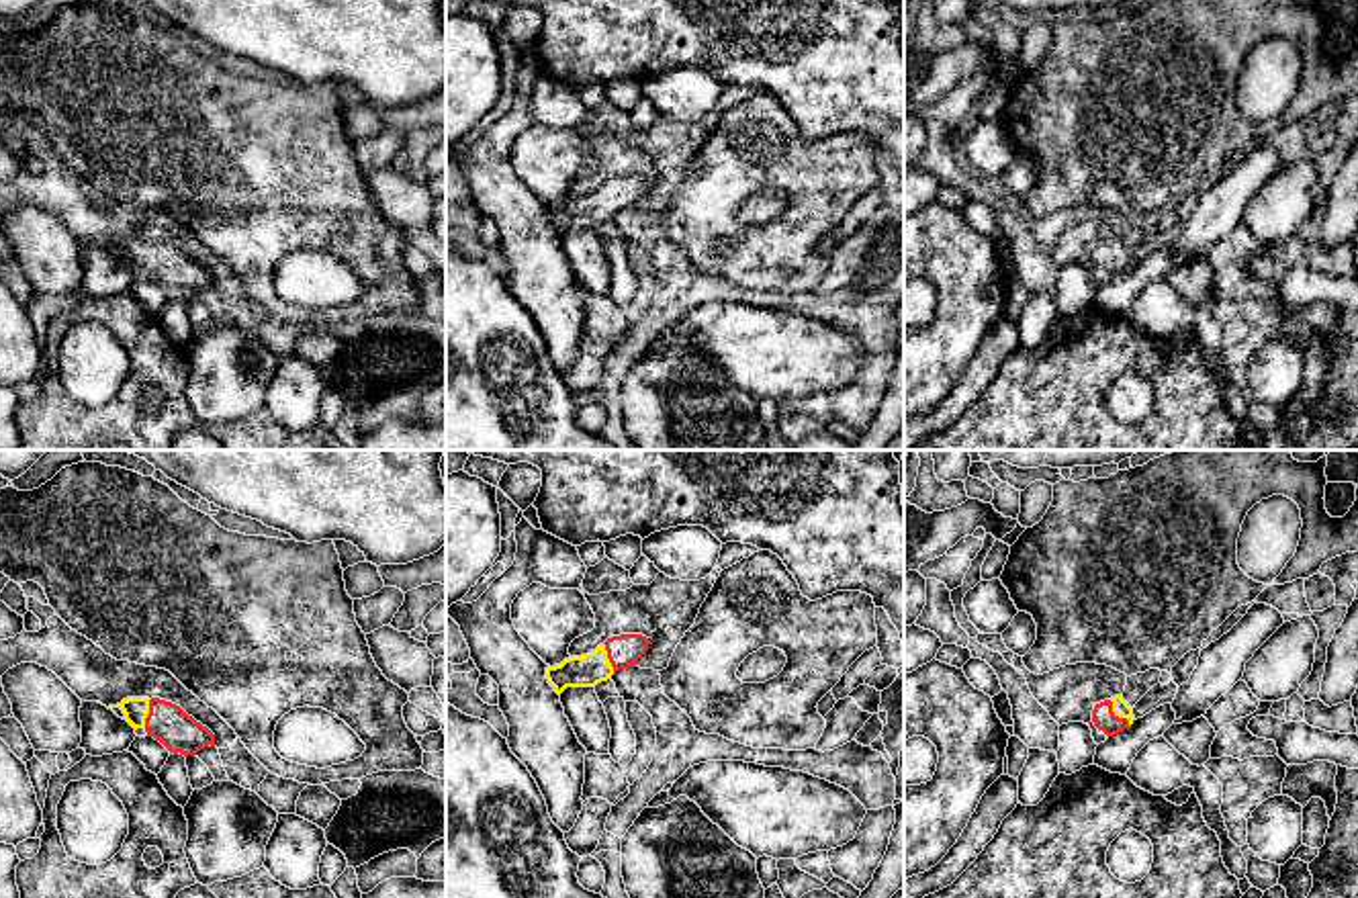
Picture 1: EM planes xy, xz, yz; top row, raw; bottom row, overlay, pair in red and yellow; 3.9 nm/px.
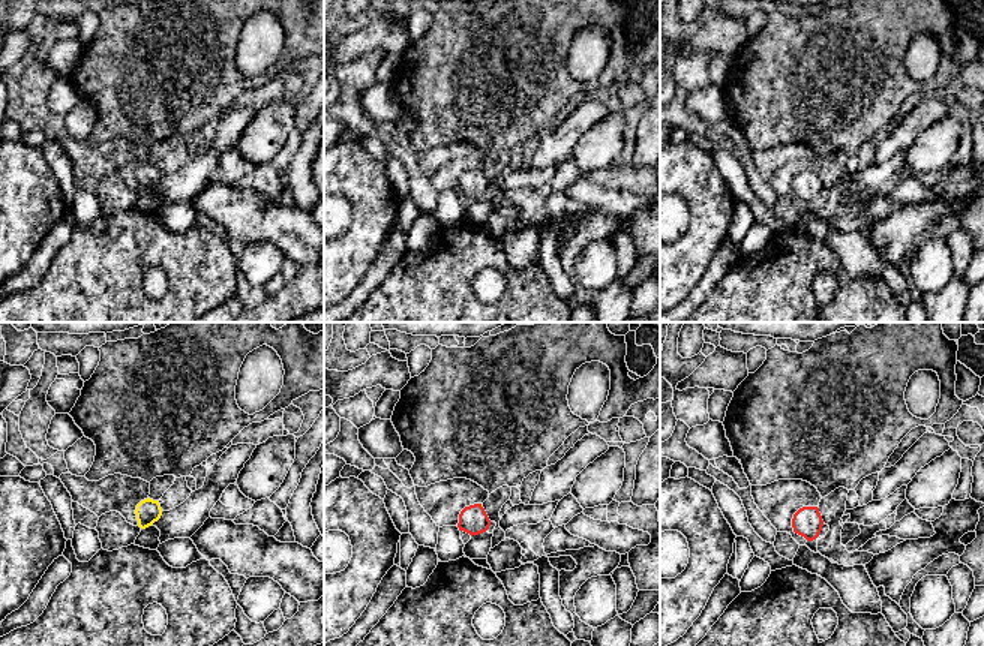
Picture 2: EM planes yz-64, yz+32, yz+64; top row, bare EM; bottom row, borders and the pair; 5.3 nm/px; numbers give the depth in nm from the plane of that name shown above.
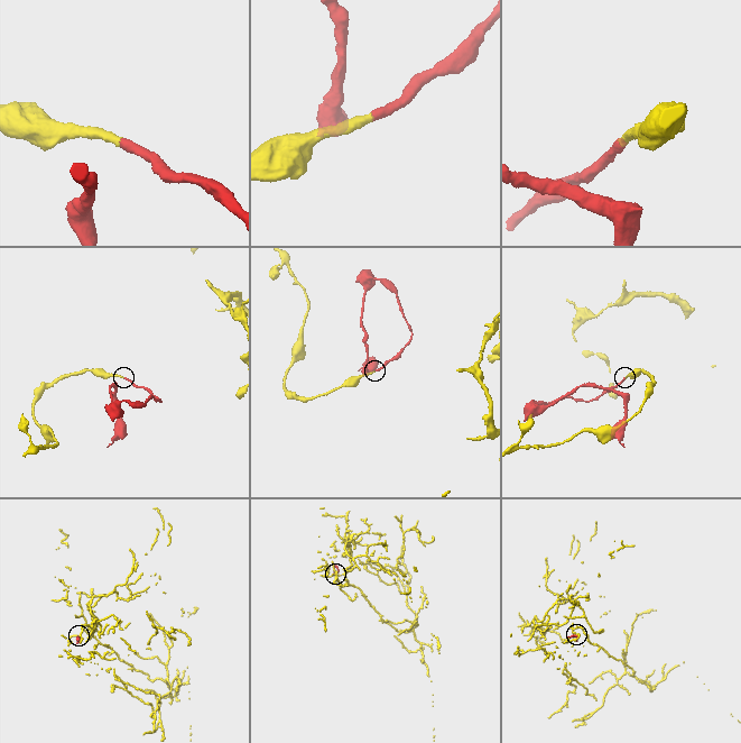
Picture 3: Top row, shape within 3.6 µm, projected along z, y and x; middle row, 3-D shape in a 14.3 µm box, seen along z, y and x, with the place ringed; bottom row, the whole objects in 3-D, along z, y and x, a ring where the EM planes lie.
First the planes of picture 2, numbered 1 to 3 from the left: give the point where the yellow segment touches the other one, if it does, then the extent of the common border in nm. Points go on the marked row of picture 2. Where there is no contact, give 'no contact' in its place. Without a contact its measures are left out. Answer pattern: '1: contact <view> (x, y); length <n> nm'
1: no contact
2: no contact
3: no contact

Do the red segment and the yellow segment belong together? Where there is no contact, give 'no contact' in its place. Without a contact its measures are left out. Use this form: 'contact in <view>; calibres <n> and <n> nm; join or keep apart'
contact in yz; calibres 90 and 70 nm; join

